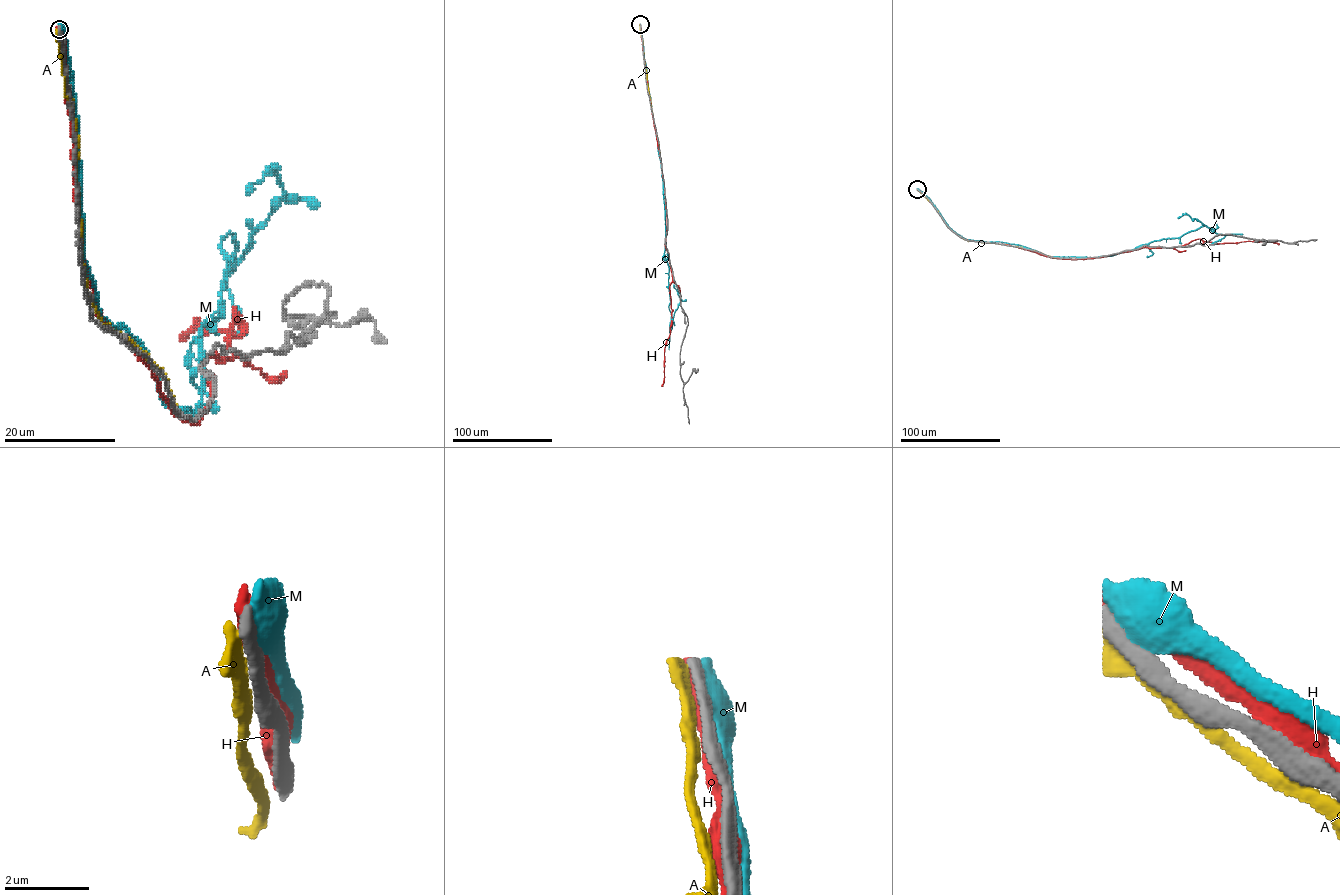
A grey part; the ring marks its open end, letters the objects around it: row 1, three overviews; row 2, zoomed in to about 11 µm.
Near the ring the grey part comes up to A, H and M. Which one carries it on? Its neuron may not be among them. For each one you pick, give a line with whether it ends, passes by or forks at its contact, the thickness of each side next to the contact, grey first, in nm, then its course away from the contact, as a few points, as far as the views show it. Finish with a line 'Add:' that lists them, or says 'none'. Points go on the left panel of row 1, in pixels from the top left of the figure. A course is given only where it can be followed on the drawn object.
Add: none

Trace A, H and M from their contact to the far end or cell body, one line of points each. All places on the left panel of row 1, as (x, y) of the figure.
A: (58, 33), (76, 135), (85, 287), (99, 320), (165, 374), (179, 412)
H: (58, 29), (95, 307), (197, 422), (201, 364), (240, 356), (234, 307), (236, 332), (197, 320), (180, 339)
M: (60, 32), (88, 272), (169, 408), (201, 406), (221, 243), (236, 265), (286, 198), (271, 170), (247, 192)

